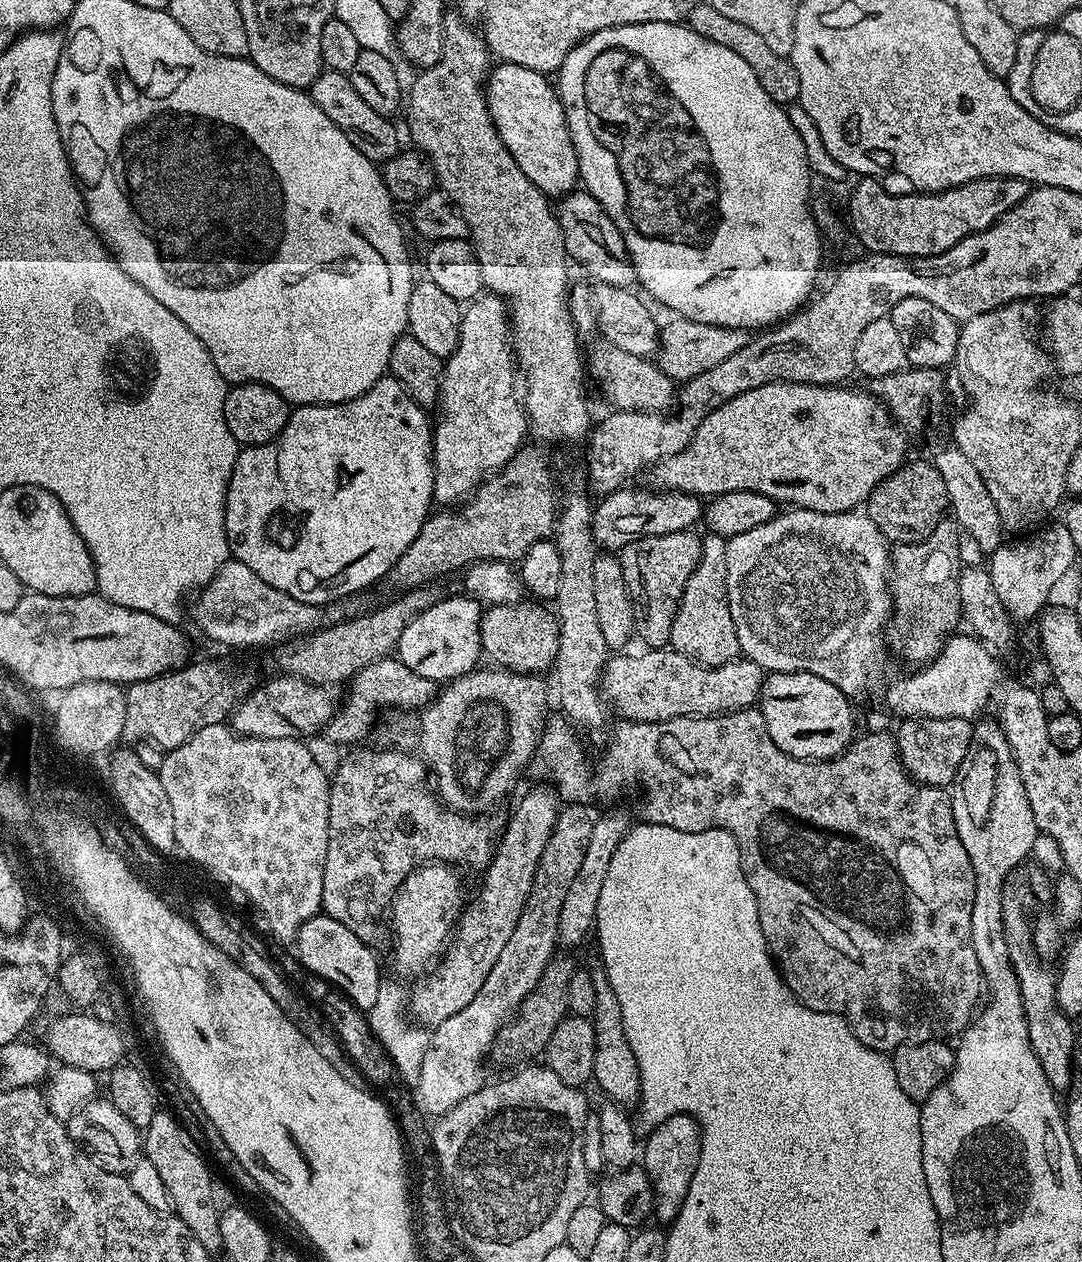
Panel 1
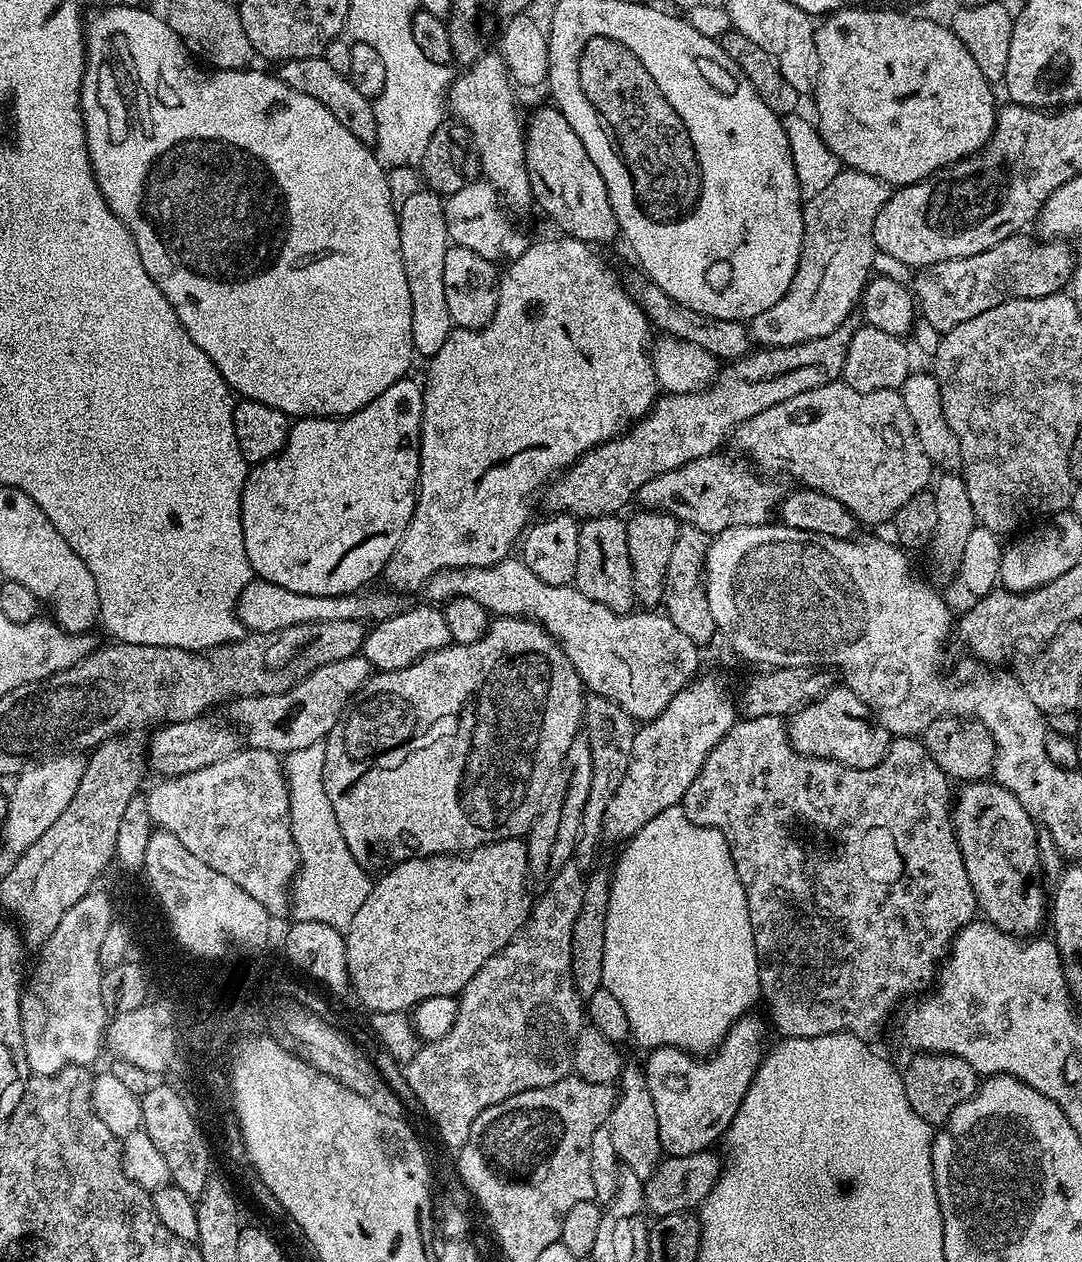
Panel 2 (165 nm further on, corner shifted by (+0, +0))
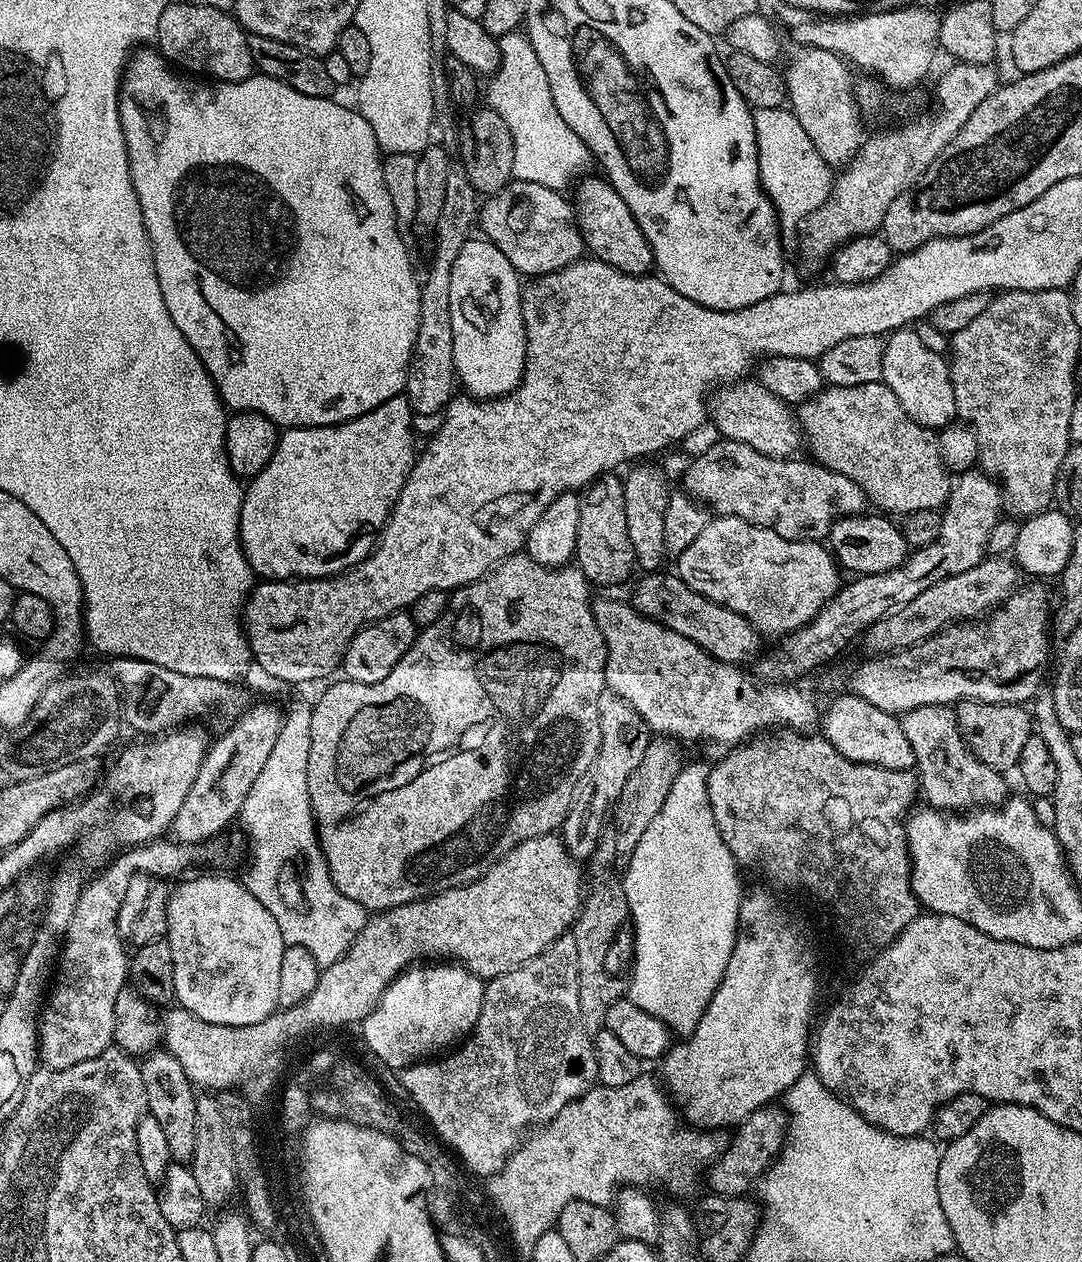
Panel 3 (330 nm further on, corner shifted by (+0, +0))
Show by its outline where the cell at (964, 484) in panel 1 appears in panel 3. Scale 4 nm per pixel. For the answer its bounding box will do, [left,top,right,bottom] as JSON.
[880,327,957,430]

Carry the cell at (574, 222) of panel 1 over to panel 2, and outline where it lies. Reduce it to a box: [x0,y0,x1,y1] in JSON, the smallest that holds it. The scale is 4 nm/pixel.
[626,270,750,362]

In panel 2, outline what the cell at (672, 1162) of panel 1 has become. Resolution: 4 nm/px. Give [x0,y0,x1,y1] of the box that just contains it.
[642,1014,764,1155]

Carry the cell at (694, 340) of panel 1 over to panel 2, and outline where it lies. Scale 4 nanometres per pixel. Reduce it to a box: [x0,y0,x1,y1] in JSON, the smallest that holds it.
[750,168,890,348]

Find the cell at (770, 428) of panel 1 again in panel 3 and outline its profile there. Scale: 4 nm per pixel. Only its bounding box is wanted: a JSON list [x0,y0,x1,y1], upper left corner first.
[798,382,950,514]

